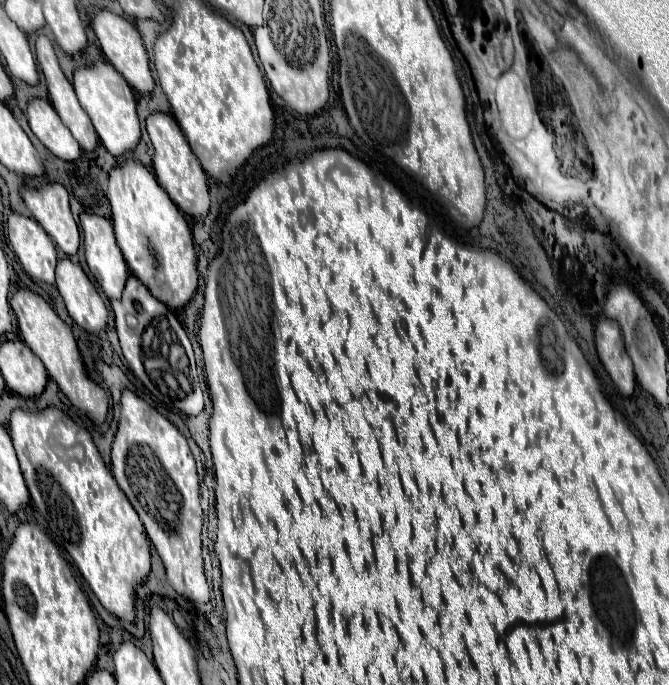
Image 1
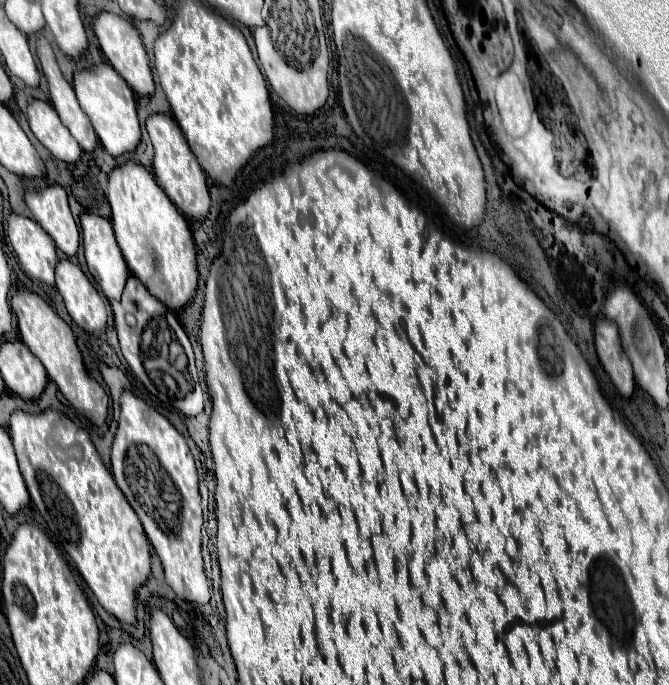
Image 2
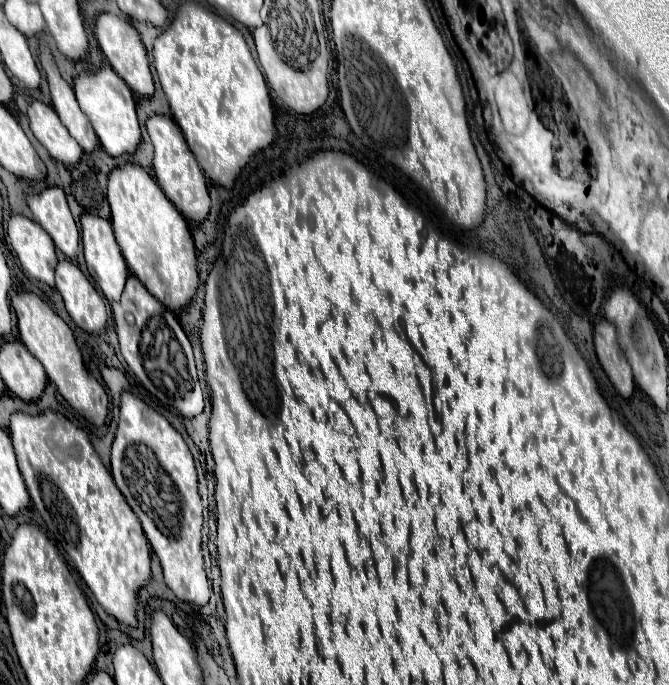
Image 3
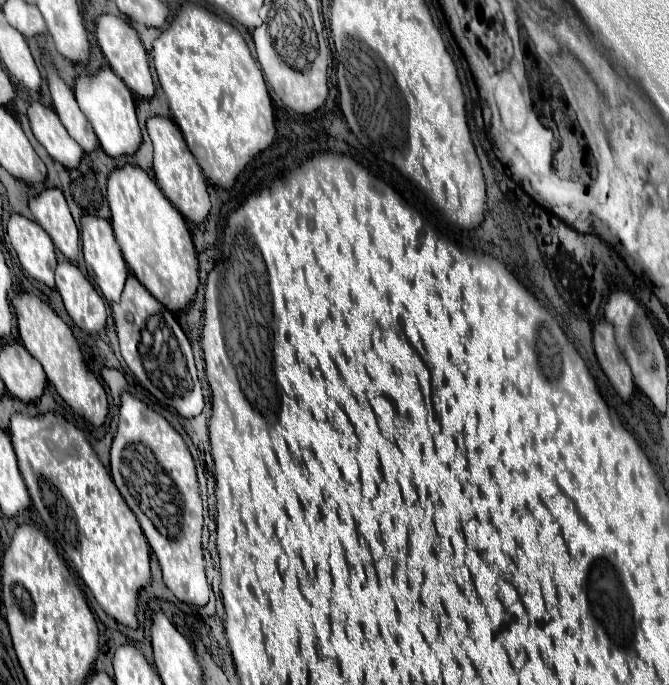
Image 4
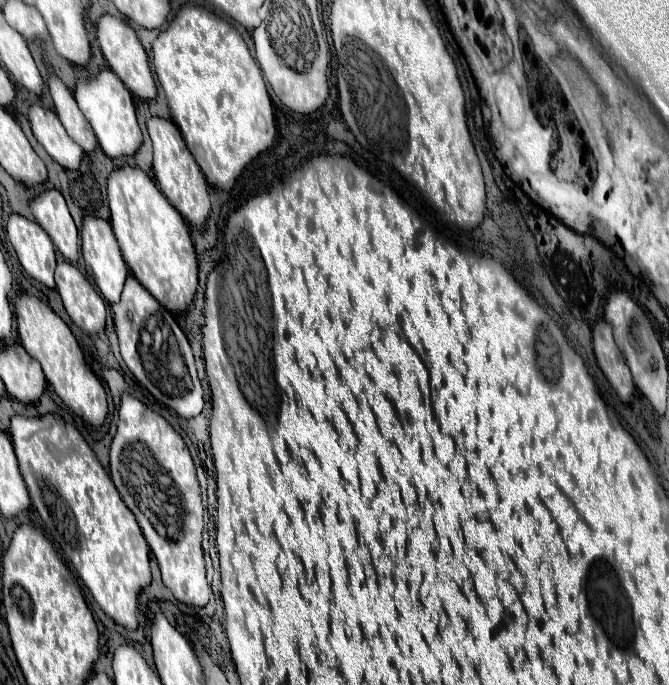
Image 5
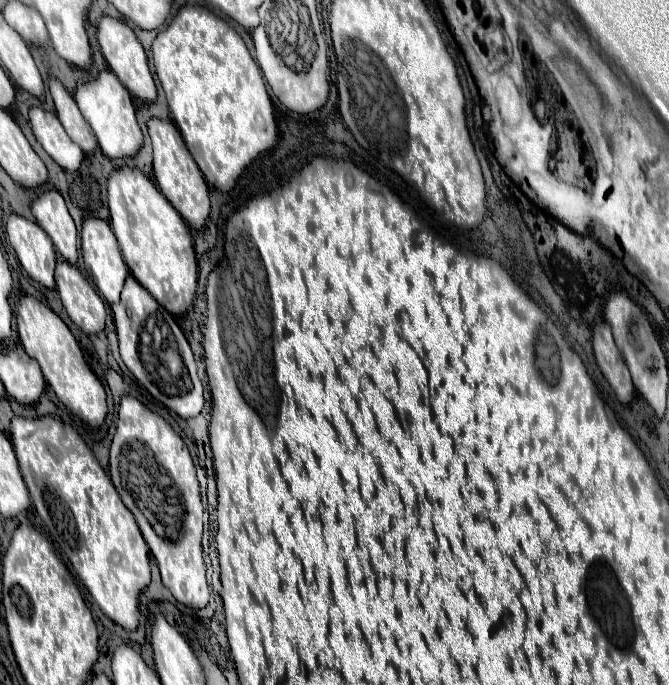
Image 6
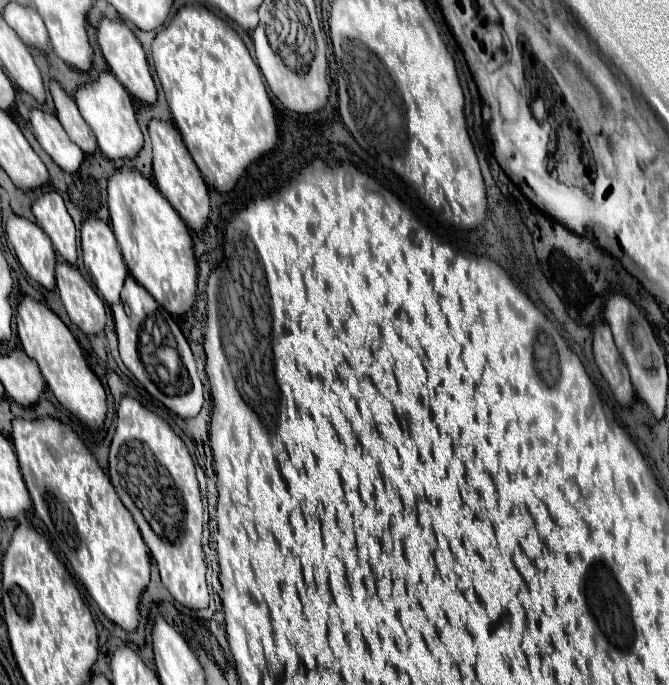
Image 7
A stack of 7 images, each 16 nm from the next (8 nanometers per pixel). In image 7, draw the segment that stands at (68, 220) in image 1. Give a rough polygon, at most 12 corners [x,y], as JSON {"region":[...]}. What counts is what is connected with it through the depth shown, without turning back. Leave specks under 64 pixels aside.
{"region":[[58,192],[32,204],[54,250],[76,264],[76,226]]}

